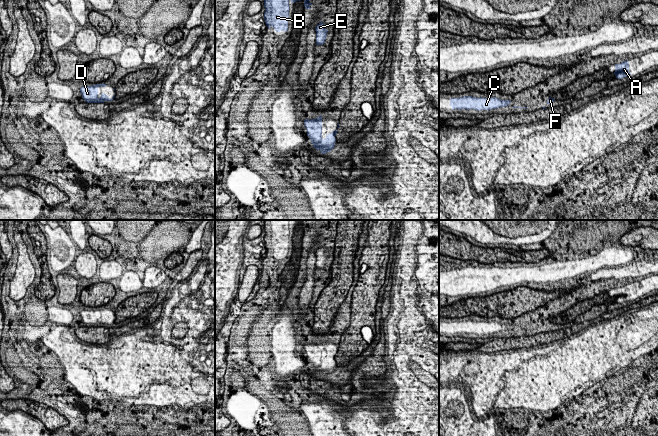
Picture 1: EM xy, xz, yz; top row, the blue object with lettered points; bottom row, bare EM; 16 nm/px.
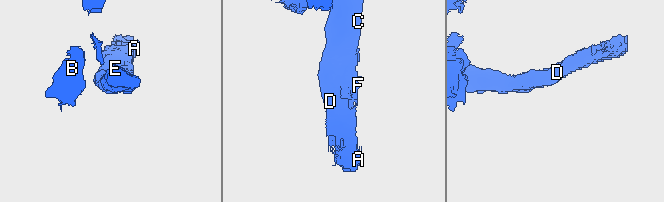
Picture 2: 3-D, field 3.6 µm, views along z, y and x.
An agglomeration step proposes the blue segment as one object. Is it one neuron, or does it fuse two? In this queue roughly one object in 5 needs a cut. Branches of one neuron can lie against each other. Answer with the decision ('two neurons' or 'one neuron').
one neuron

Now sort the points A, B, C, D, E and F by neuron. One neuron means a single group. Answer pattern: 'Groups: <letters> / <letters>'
Groups: A B C D E F

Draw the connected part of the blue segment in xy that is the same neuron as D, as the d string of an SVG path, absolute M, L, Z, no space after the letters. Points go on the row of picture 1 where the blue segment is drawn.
M96 84L92 86L83 86L80 88L80 93L82 98L87 103L104 103L105 101L112 101L115 98L115 95L110 99L106 94L102 93L101 96L98 96L98 88L106 87L106 84Z

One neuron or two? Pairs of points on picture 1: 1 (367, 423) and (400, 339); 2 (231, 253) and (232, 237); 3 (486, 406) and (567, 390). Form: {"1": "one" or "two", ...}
{"1": "one", "2": "one", "3": "one"}

